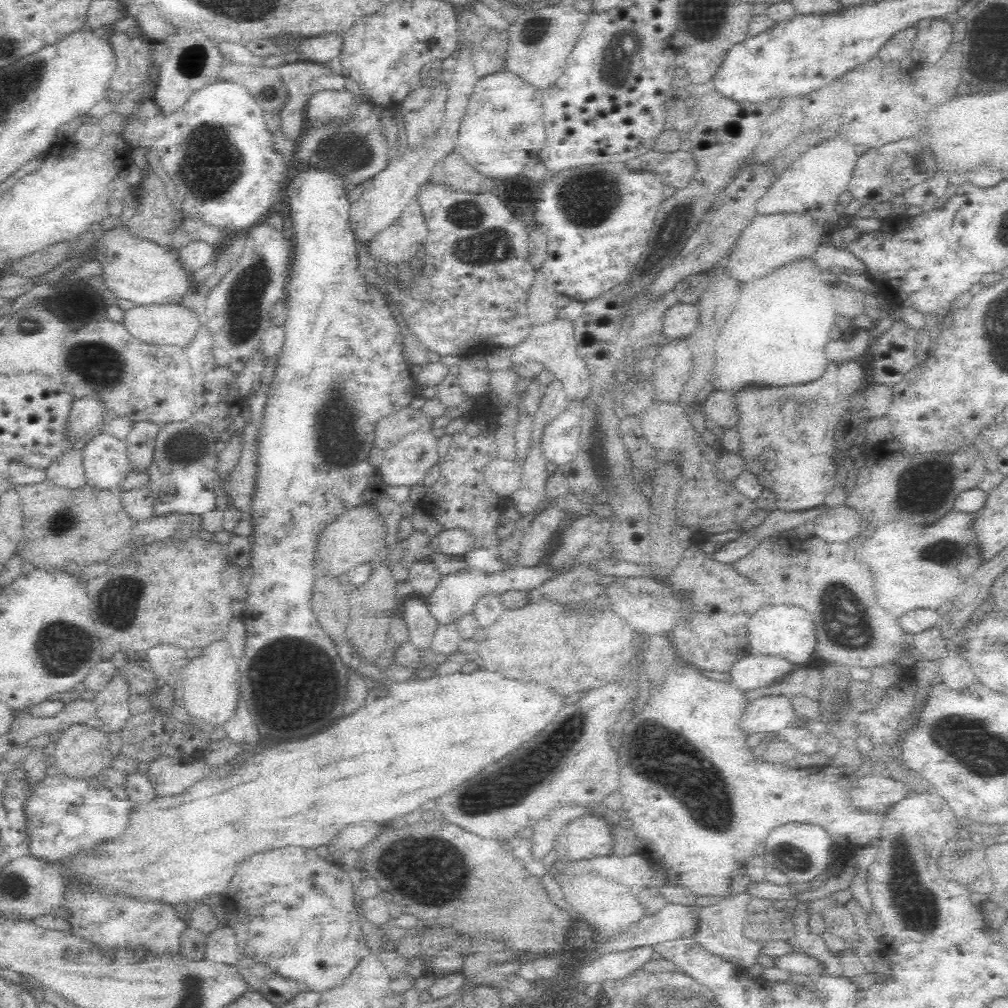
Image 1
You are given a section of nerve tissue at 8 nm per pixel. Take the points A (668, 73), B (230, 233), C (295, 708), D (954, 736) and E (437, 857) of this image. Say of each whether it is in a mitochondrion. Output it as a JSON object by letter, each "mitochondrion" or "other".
{"A":"other","B":"other","C":"mitochondrion","D":"mitochondrion","E":"mitochondrion"}

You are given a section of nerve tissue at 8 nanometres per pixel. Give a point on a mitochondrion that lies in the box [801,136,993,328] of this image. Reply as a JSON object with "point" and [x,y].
{"point":[920,164]}

